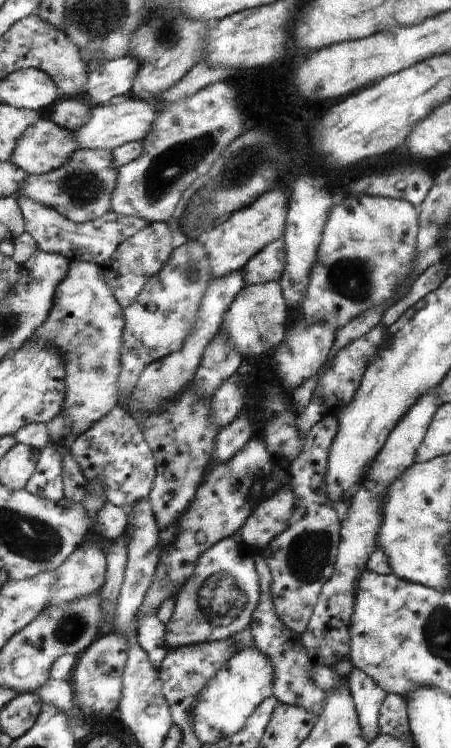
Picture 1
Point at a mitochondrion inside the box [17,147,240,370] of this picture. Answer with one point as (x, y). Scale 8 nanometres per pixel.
(82, 187)

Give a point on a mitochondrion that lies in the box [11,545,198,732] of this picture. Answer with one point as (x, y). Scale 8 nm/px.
(69, 628)

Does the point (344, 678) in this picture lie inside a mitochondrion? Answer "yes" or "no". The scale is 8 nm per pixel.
no

